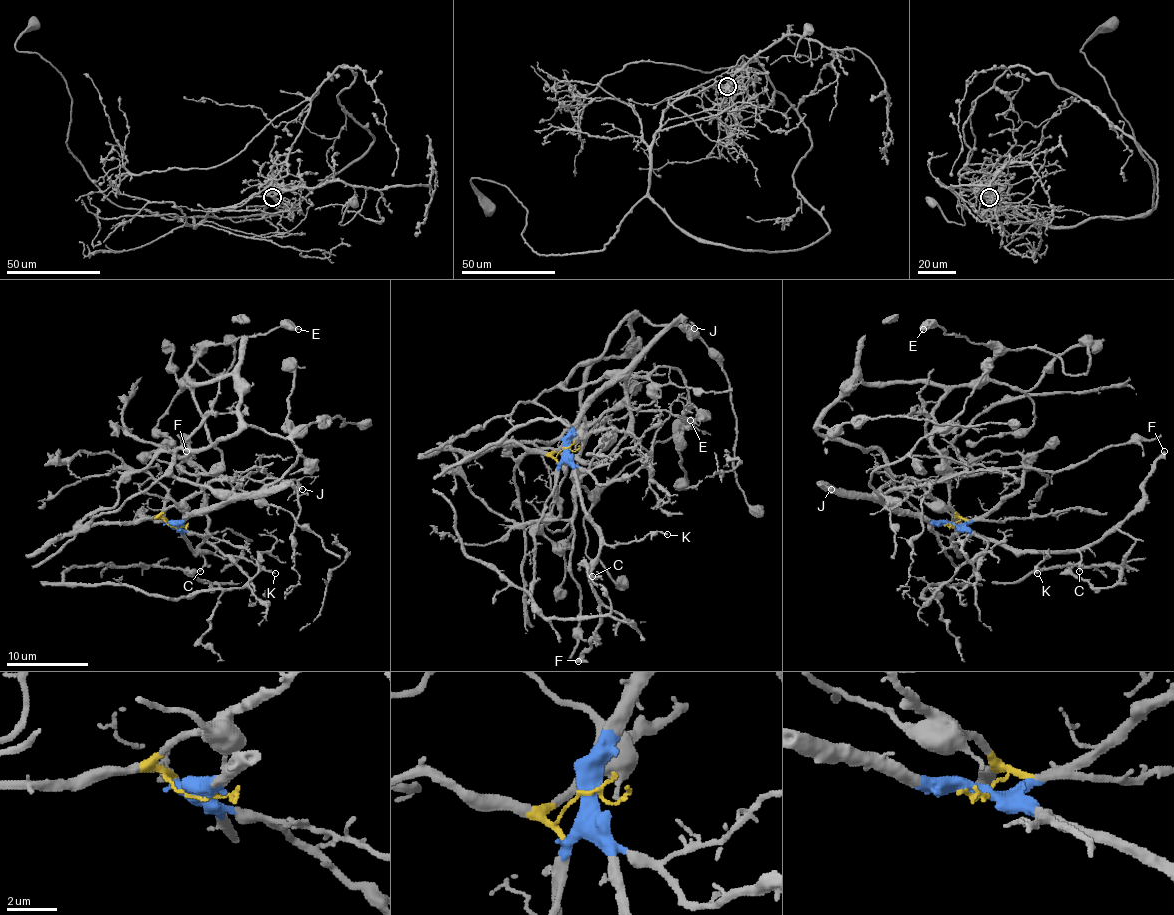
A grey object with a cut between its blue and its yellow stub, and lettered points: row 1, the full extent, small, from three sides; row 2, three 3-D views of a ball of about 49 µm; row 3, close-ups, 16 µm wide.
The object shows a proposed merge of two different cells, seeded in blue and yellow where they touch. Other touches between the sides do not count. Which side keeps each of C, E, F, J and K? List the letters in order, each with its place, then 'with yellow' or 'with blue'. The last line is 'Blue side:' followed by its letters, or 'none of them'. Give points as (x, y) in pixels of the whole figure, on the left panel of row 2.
C: at (200, 571); with blue
E: at (298, 329); with yellow
F: at (186, 451); with blue
J: at (302, 489); with blue
K: at (275, 573); with blue
Blue side: C, F, J, K

